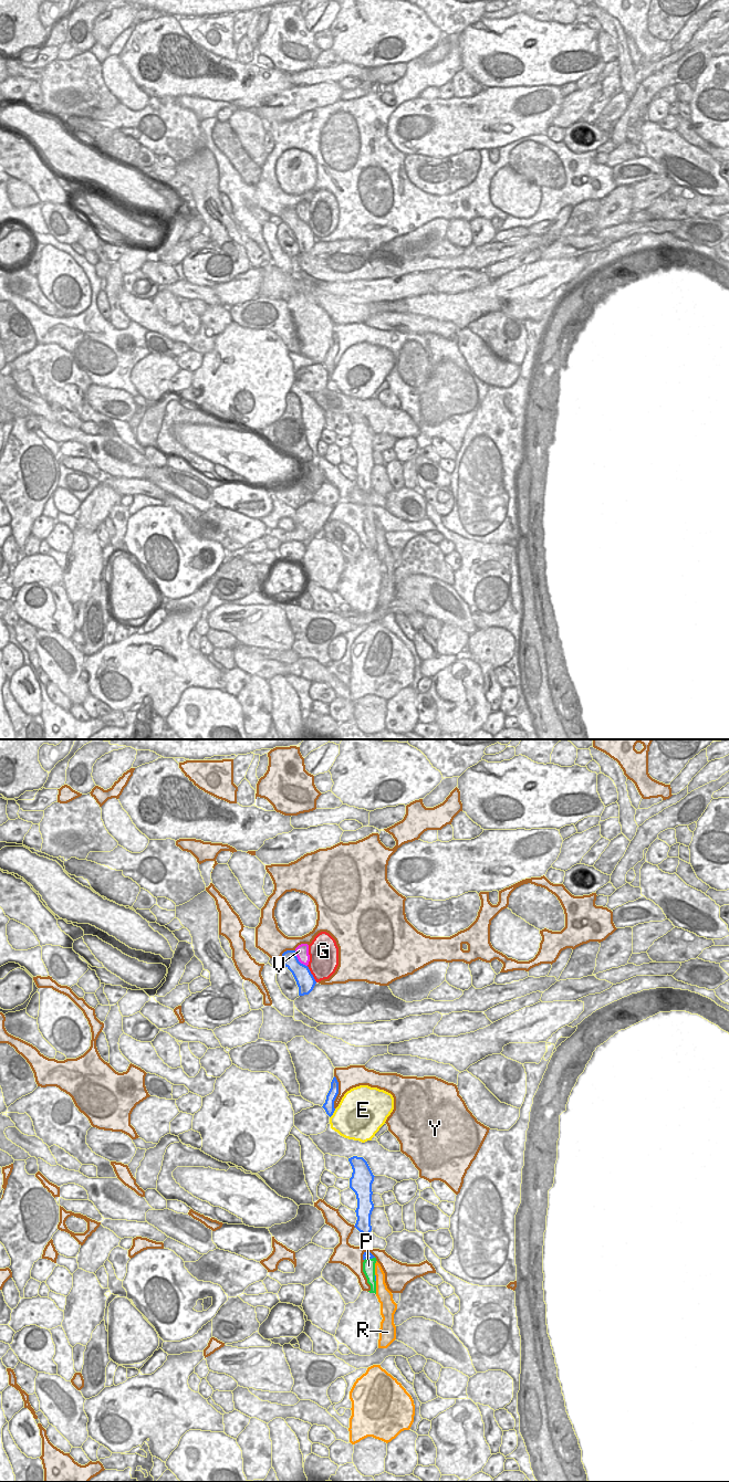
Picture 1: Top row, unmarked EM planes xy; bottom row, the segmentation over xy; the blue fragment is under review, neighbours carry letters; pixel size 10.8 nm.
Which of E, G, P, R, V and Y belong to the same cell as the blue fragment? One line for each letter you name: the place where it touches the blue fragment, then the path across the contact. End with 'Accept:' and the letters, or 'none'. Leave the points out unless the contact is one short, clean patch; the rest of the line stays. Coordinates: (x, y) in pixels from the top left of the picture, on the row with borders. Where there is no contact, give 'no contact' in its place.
P: meets blue in xy at (368, 1258); runs through xy (367, 1254), (368, 1258), (368, 1265)
Accept: P

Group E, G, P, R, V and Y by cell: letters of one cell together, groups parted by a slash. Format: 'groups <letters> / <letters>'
groups E / G / P / R / V / Y

